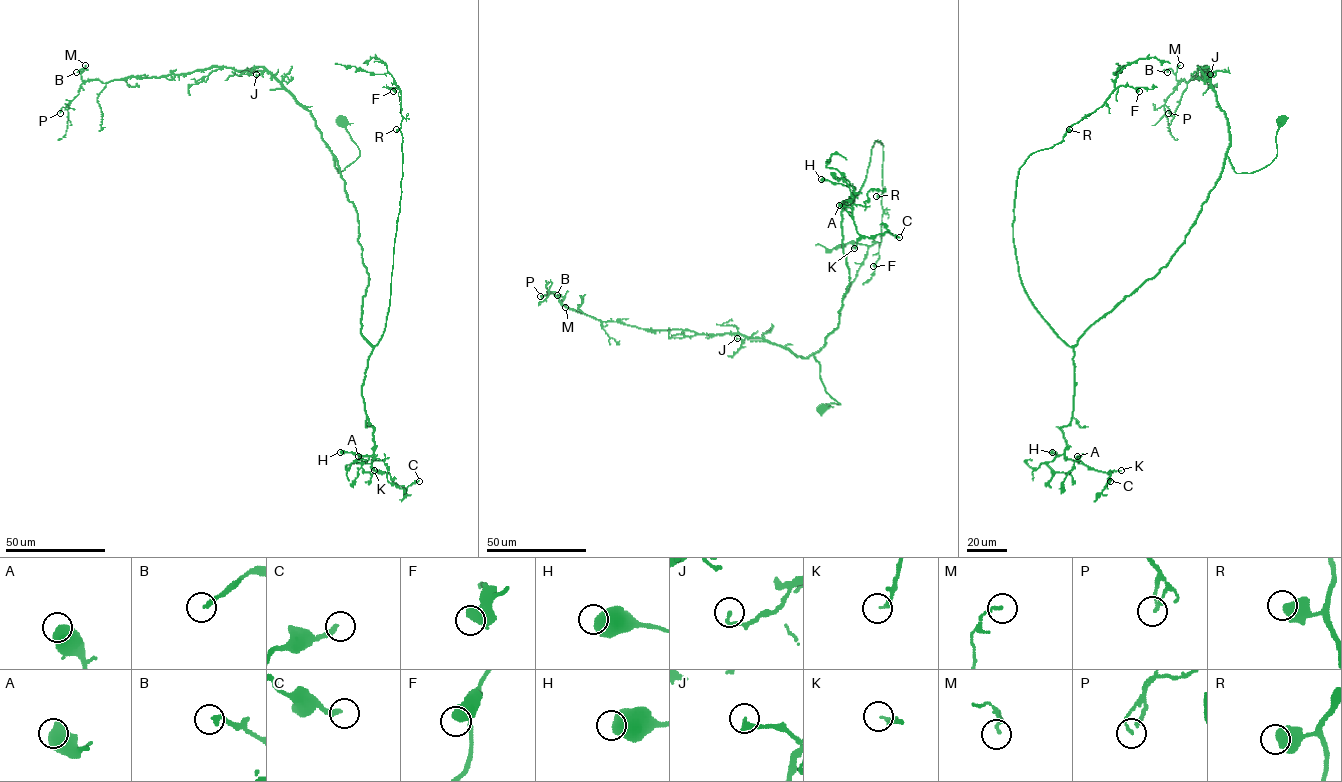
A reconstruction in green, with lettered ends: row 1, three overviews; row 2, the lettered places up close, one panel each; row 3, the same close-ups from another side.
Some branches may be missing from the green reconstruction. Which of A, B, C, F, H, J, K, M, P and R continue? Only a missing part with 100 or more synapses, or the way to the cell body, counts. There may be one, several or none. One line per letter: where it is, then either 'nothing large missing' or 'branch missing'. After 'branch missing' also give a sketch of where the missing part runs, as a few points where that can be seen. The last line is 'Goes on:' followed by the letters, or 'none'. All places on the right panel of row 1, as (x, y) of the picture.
A: (1077, 456) | nothing large missing
B: (1167, 72) | nothing large missing
C: (1110, 481) | nothing large missing
F: (1139, 91) | nothing large missing
H: (1052, 452) | nothing large missing
J: (1210, 74) | nothing large missing
K: (1121, 470) | nothing large missing
M: (1180, 65) | nothing large missing
P: (1168, 113) | nothing large missing
R: (1069, 129) | nothing large missing
Goes on: none

